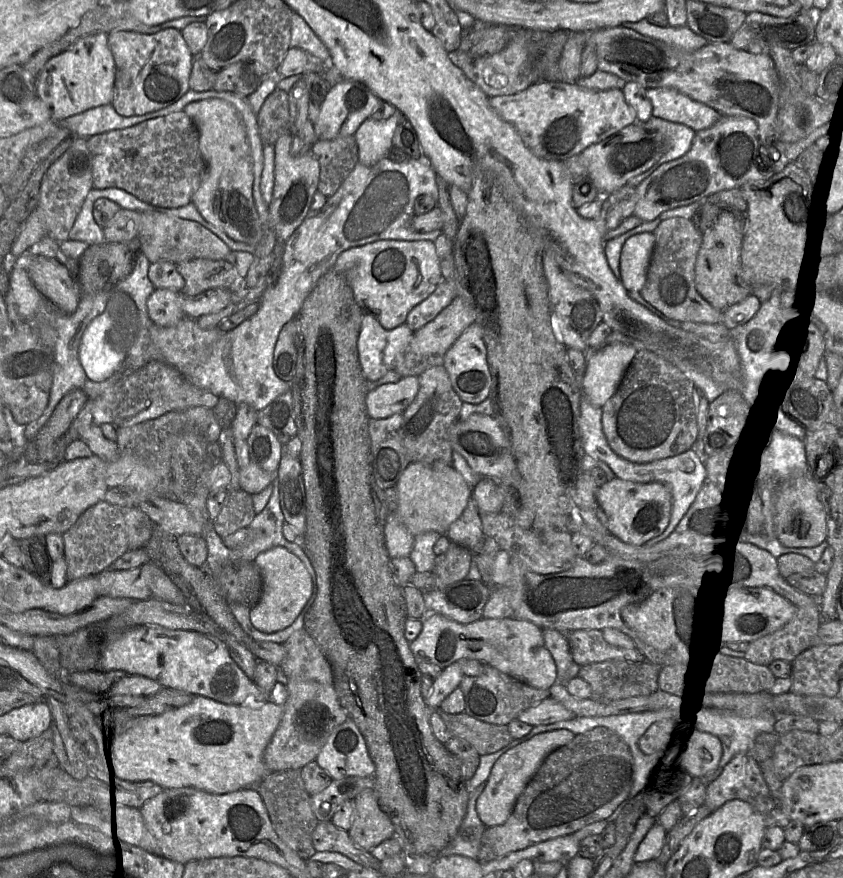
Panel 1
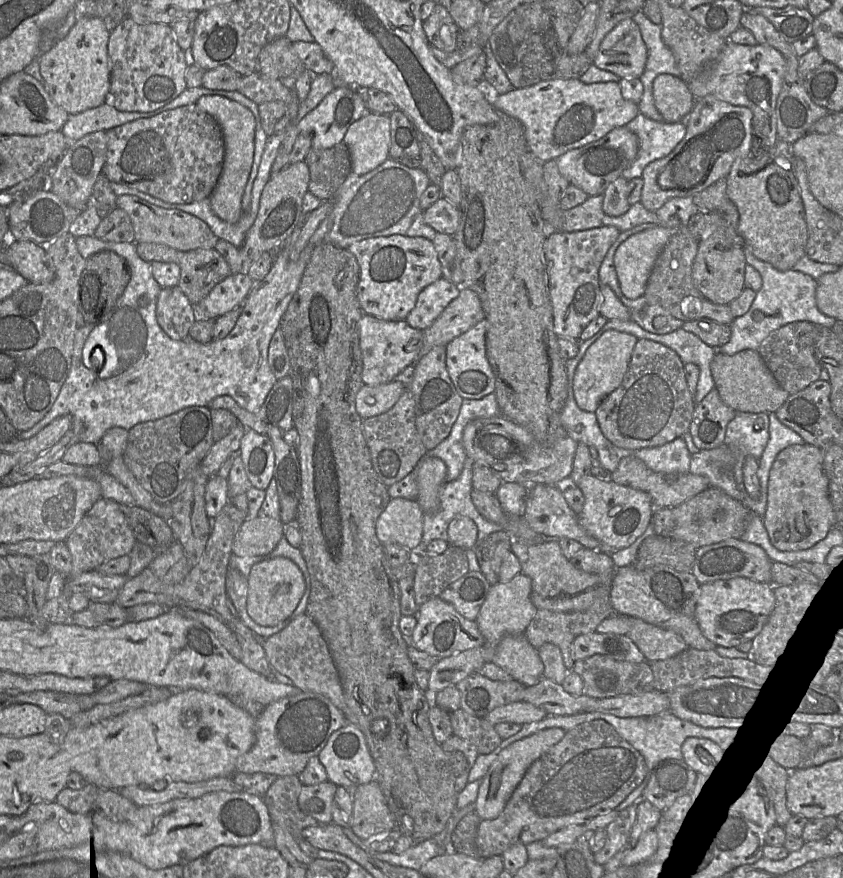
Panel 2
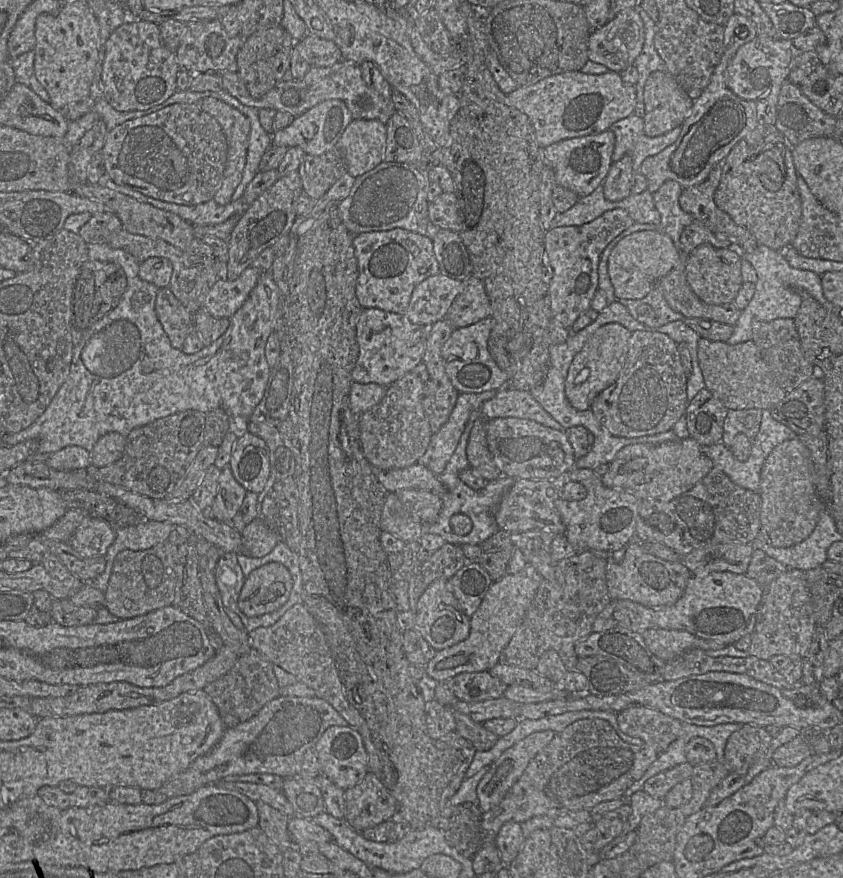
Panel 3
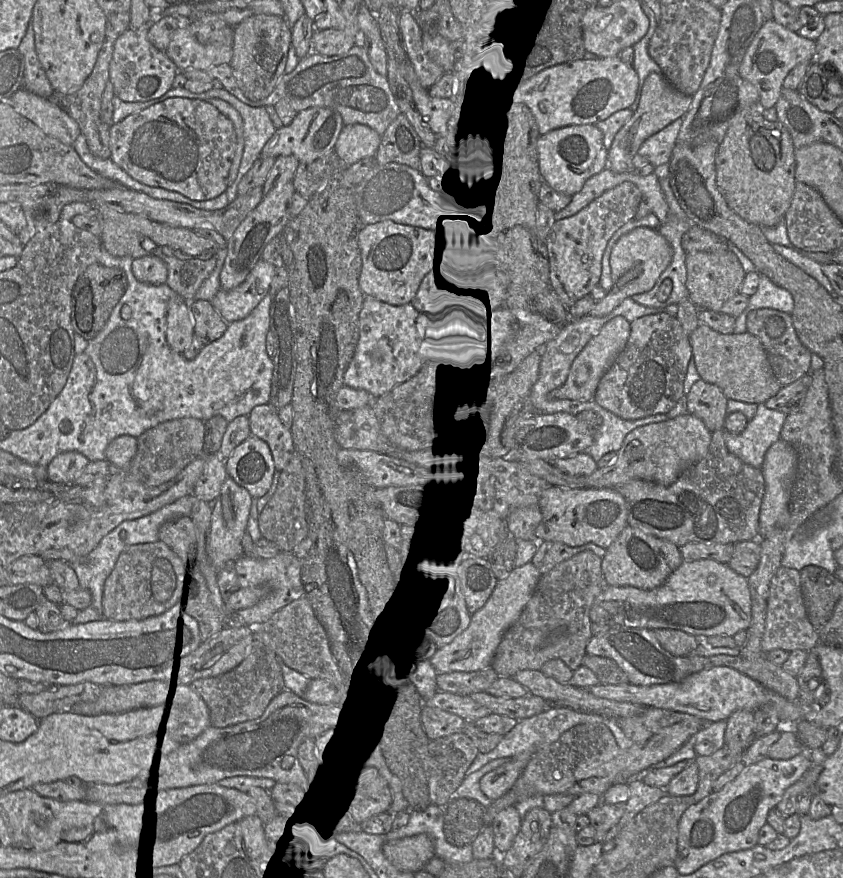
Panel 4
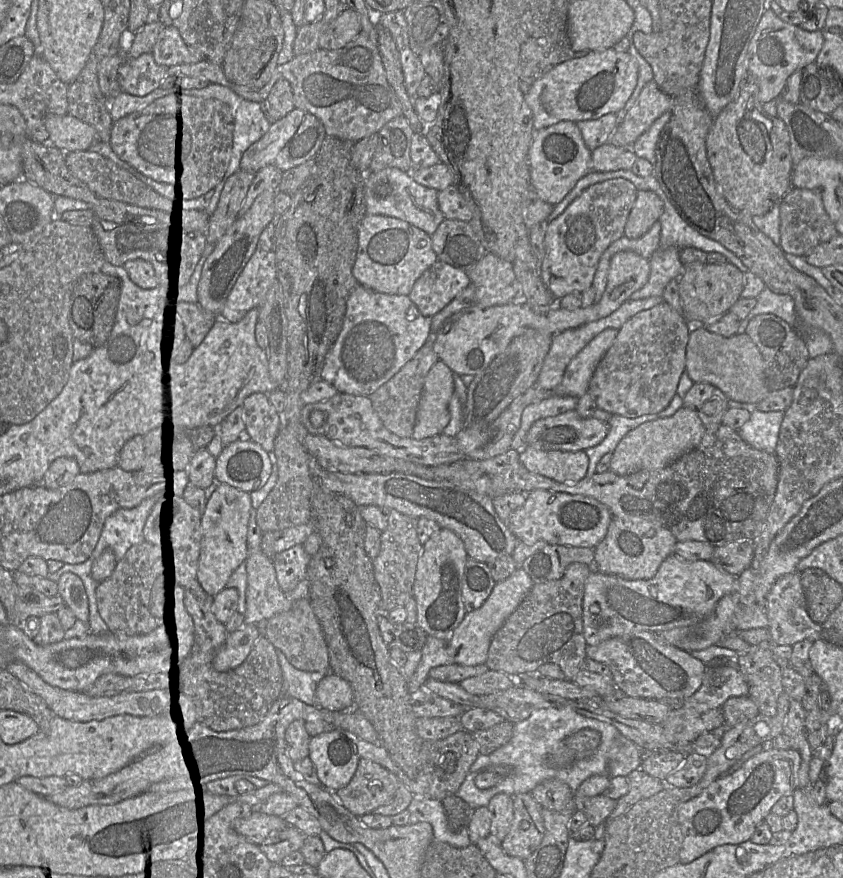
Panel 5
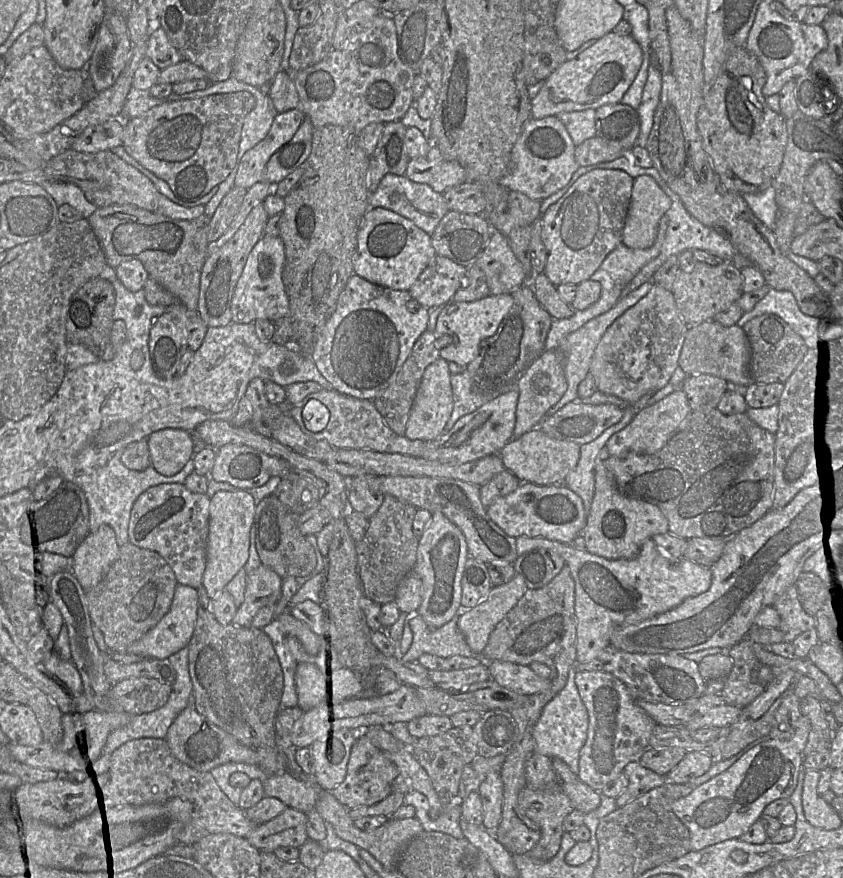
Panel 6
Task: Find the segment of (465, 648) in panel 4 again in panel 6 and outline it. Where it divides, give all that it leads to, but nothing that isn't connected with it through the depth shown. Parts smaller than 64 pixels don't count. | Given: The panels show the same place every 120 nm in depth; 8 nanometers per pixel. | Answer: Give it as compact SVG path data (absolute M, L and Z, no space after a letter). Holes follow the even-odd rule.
M515 575L510 582L492 587L477 606L461 611L458 628L476 654L483 654L497 624L516 606L527 591L523 578Z

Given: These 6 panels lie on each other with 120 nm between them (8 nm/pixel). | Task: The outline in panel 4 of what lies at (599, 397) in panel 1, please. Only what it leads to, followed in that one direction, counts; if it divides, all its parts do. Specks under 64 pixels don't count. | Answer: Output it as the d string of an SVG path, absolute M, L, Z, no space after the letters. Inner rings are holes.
M618 316L608 321L576 356L565 383L550 391L548 398L570 399L582 402L593 400L600 379L623 351L629 336L630 323L624 317Z

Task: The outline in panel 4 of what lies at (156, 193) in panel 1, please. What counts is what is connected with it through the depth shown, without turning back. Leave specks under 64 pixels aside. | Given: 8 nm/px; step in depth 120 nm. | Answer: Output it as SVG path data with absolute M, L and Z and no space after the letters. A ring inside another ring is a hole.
M170 97L111 125L110 158L145 185L202 201L226 191L235 142L232 122L212 104L205 100Z

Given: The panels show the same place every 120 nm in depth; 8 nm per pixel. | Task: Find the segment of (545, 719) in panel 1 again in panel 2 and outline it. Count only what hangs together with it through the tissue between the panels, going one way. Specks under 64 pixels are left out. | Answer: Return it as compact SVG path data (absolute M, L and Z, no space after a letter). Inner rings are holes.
M519 701L493 709L485 719L493 725L502 722L524 725L530 722L540 721L547 715L548 713L544 709L529 702Z

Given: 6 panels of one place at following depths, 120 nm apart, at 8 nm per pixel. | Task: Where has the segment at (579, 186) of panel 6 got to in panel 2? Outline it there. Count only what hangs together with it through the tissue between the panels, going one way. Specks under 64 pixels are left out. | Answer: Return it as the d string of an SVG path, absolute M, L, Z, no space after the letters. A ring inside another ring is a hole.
M603 226L584 231L548 231L544 243L549 296L553 312L554 331L558 337L578 341L585 326L597 317L601 304L599 281L600 265L616 241L620 231L613 226Z

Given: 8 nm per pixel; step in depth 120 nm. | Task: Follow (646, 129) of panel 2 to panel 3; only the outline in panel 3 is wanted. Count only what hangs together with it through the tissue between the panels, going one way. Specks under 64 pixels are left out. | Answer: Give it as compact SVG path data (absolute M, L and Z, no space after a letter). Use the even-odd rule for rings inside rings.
M632 114L612 124L609 130L615 135L615 146L612 154L613 162L628 155L632 159L635 173L639 172L640 166L646 158L659 154L678 139L681 126L664 135L648 137L644 133L643 119Z

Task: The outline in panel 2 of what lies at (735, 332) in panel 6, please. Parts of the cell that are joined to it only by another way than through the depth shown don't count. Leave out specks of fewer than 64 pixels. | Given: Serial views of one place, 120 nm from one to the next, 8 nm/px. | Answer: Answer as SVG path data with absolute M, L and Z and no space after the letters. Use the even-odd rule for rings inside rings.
M746 349L733 355L716 351L710 368L721 400L736 412L776 413L790 395L779 385L756 350Z

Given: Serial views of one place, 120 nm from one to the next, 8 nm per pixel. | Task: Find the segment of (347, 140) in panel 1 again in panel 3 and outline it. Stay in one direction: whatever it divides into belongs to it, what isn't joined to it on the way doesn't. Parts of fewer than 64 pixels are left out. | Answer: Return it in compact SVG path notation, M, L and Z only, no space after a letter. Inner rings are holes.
M334 147L321 155L305 154L298 172L303 192L316 201L328 192L347 170L340 151Z

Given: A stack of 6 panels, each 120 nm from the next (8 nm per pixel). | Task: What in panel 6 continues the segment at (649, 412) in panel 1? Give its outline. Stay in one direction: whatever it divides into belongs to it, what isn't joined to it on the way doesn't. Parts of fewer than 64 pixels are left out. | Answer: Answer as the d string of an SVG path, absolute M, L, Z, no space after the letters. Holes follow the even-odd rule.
M653 285L646 296L609 326L599 341L589 366L597 391L634 404L643 395L665 387L678 367L688 330L672 292Z

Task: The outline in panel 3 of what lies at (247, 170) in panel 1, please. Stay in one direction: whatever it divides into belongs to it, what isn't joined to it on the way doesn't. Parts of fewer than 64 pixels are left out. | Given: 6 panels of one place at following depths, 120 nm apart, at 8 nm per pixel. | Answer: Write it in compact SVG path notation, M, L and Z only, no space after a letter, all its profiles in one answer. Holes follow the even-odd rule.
M206 97L196 102L220 124L227 141L227 158L222 181L213 199L219 205L232 201L232 195L241 181L246 162L250 123L245 115L231 105Z

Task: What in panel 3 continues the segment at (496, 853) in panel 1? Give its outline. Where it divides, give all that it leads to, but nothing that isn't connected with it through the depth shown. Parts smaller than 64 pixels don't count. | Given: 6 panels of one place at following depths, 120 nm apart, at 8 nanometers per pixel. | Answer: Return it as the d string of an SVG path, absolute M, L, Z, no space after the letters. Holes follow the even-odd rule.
M638 704L618 712L617 722L622 732L640 738L642 745L626 743L609 722L600 718L578 720L568 725L530 761L502 801L483 813L482 846L495 843L506 822L522 824L537 816L555 819L568 812L591 810L601 802L624 797L626 790L681 735L683 727L678 719Z

